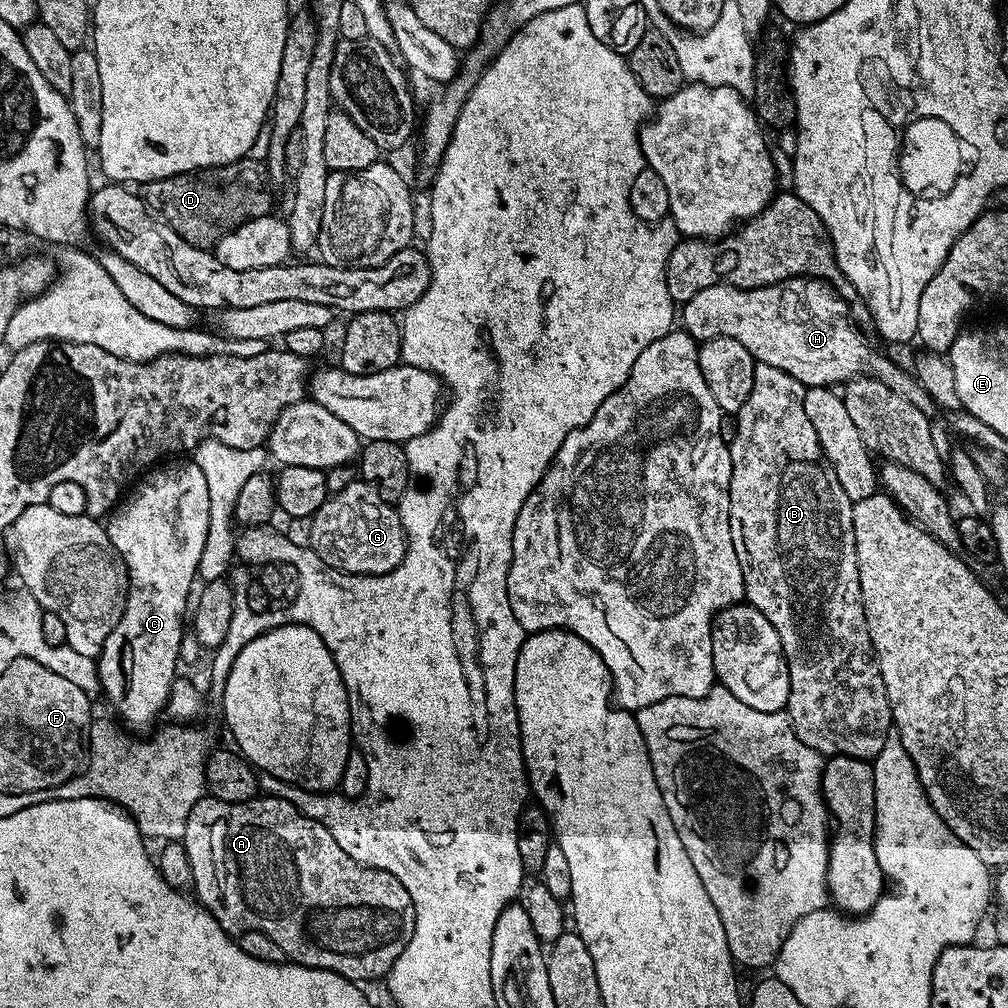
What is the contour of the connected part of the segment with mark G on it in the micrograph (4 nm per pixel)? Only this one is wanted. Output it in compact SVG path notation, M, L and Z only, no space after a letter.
M363 478L350 482L340 493L329 495L328 501L310 517L310 546L329 568L348 572L351 576L381 576L404 561L408 536L399 511L383 500L378 490Z

